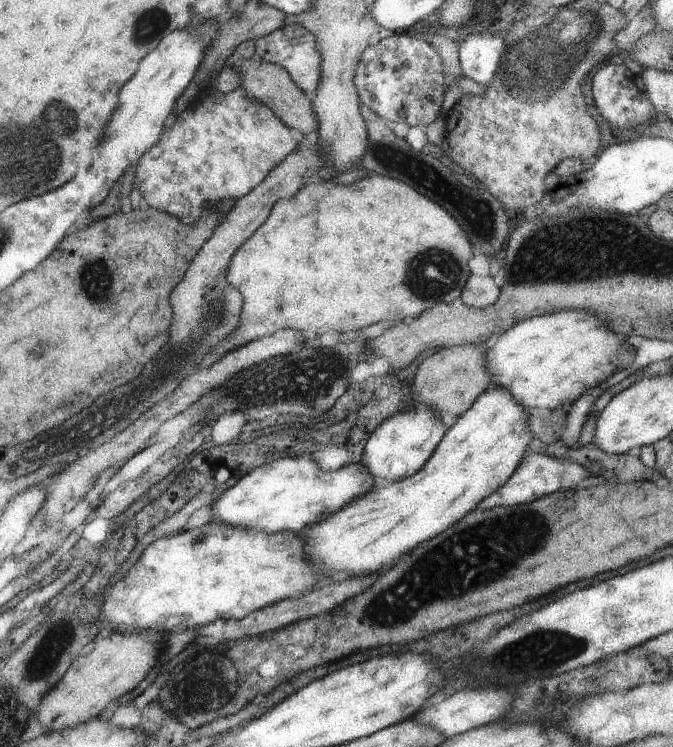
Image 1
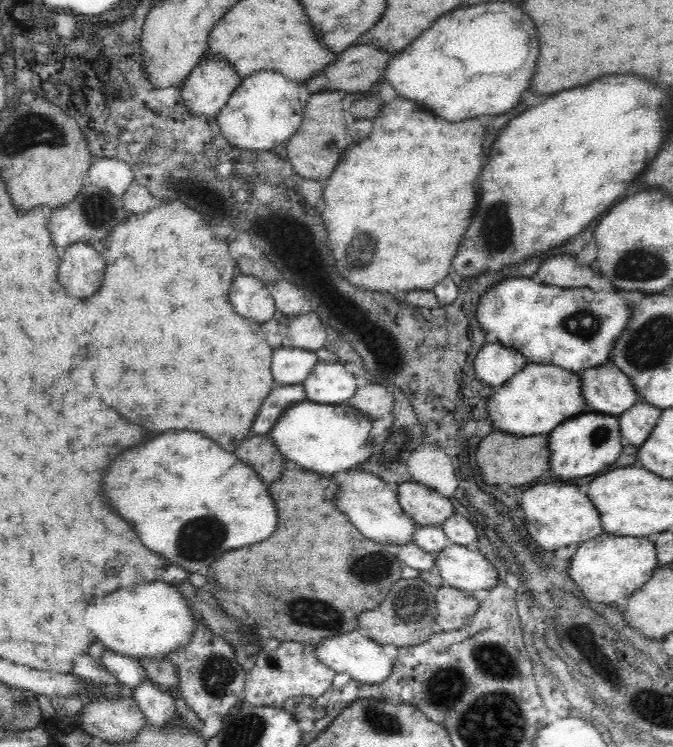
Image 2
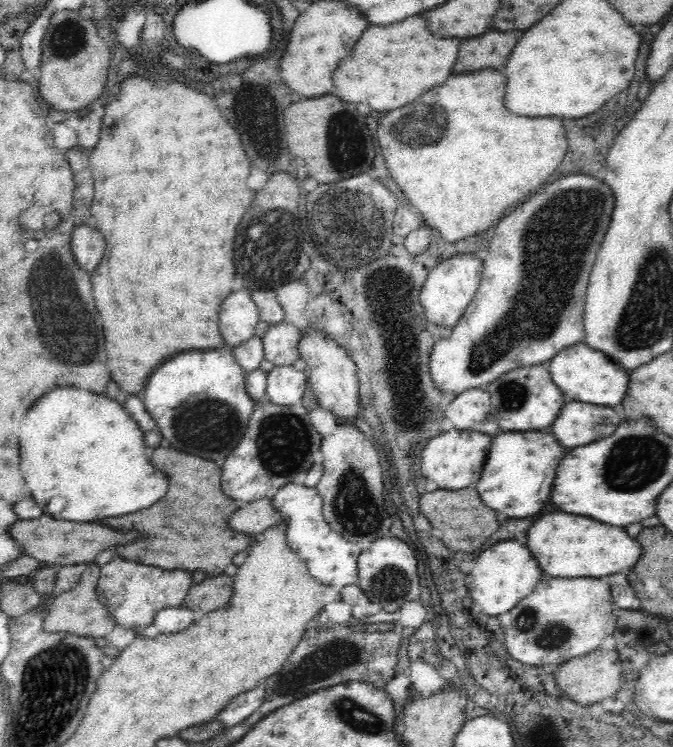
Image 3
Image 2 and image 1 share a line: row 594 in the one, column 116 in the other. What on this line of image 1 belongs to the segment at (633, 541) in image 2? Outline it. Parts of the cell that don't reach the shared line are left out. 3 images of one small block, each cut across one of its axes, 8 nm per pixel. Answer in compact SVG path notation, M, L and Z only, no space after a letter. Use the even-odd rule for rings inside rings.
M209 521L200 527L173 533L151 542L123 580L115 582L105 594L98 628L108 627L109 633L130 633L139 629L173 633L201 627L213 620L240 620L247 614L277 601L300 596L307 588L320 586L316 570L304 557L304 540L299 532L265 533L261 529L244 529Z

